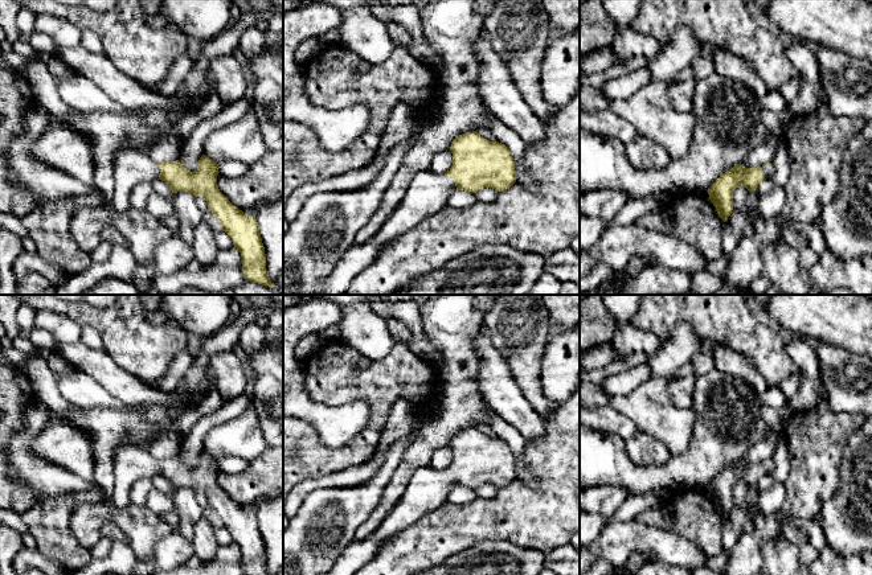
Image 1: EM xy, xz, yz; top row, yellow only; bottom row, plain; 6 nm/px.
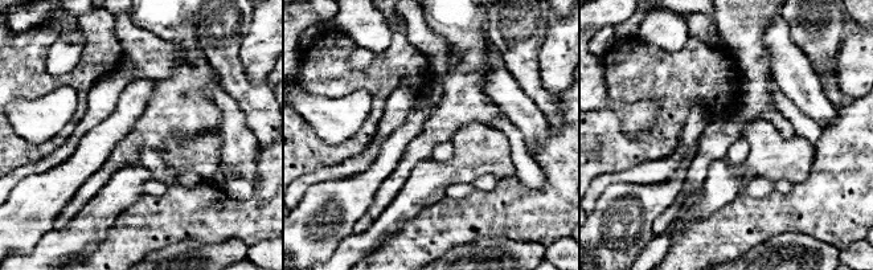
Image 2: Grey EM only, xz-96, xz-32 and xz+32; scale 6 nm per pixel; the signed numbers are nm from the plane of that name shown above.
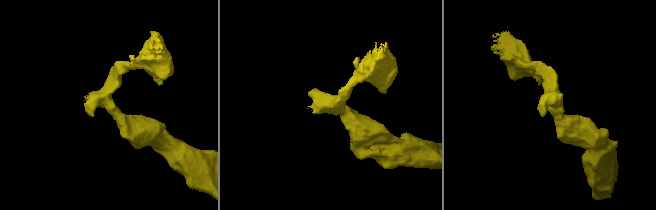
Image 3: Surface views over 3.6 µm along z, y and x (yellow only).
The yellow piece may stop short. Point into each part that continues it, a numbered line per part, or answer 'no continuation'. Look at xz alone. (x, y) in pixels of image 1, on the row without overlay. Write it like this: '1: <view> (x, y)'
1: xz (428, 489)

